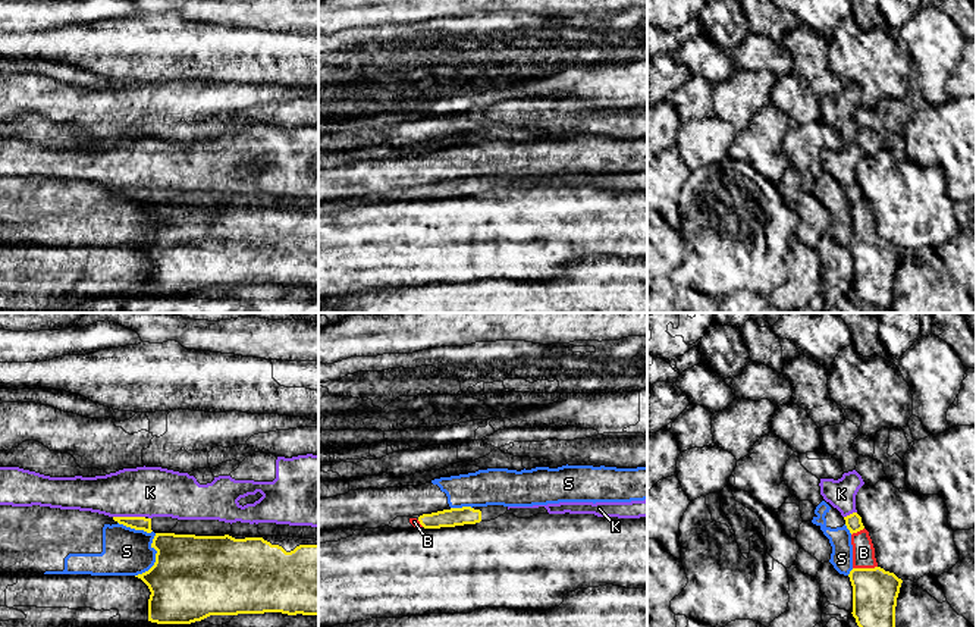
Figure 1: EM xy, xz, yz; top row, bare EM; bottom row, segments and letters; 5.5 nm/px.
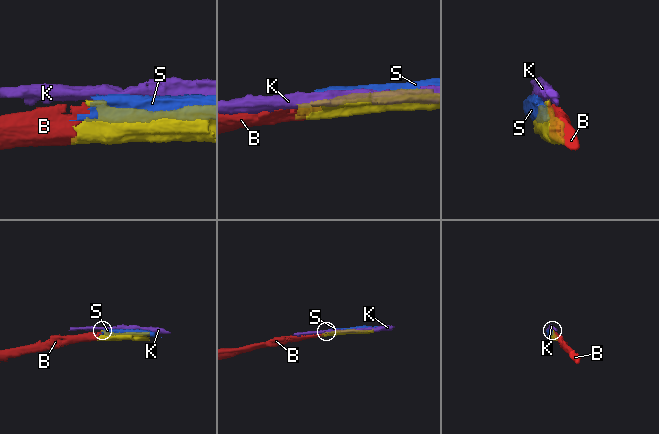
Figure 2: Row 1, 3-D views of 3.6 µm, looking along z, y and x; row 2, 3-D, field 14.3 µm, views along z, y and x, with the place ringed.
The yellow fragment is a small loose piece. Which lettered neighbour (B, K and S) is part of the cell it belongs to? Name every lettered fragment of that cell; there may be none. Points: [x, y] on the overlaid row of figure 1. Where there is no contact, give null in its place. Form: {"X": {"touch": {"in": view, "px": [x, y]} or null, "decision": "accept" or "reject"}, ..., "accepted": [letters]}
{"B": {"touch": {"in": "yz", "px": [865, 568]}, "decision": "accept"}, "K": {"touch": {"in": "xy", "px": [129, 517]}, "decision": "reject"}, "S": {"touch": {"in": "xy", "px": [156, 558]}, "decision": "reject"}, "accepted": ["B"]}

